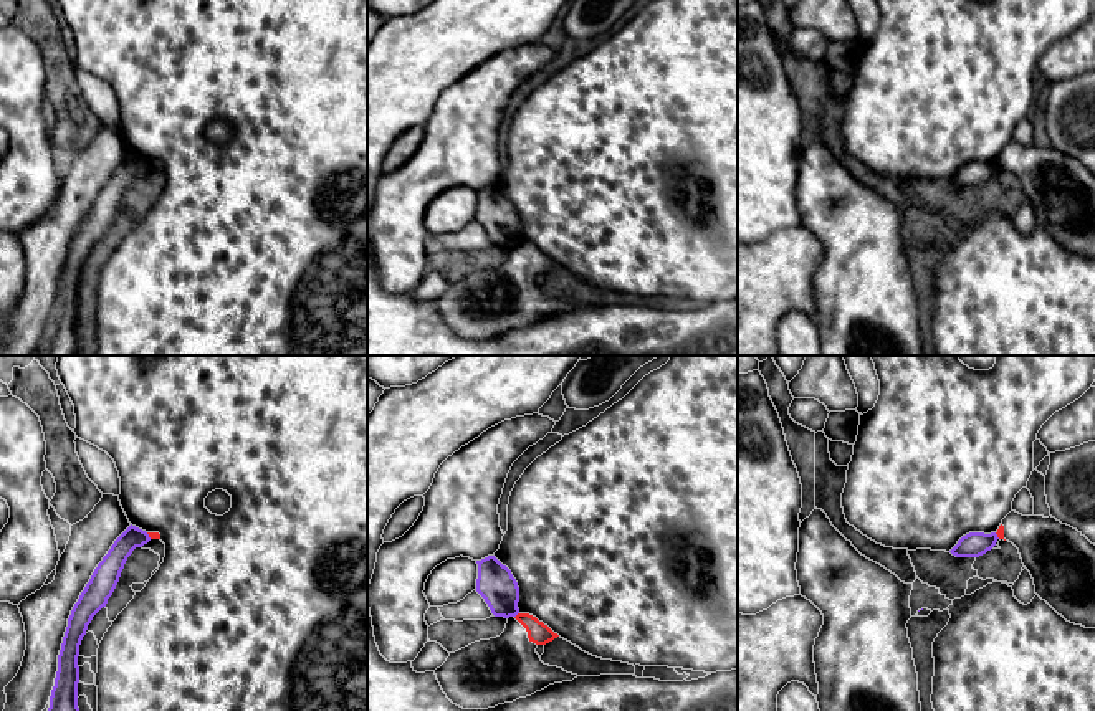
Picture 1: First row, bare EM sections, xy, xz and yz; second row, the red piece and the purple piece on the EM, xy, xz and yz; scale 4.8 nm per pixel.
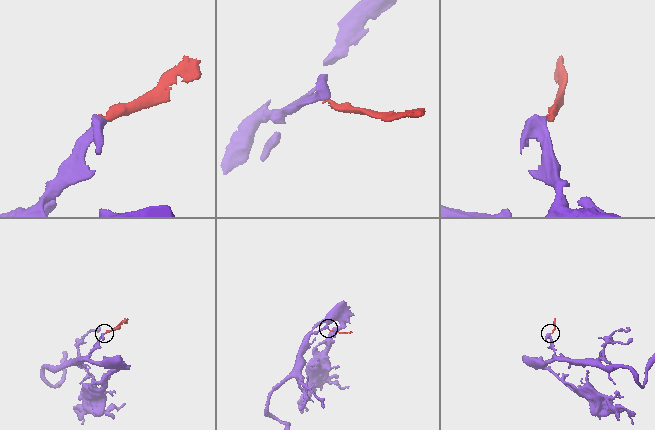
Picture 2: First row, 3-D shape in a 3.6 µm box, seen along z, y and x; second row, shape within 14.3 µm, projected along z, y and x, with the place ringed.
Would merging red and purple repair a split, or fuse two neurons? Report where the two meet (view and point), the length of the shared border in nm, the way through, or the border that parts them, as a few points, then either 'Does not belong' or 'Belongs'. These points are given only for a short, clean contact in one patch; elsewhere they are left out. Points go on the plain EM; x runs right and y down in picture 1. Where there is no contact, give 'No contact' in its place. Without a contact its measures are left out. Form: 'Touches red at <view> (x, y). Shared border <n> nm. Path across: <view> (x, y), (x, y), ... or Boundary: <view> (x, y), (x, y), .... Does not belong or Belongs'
Touches red at xz (516, 245). Shared border 40 nm. Boundary: xz (518, 242), (515, 247). Does not belong

